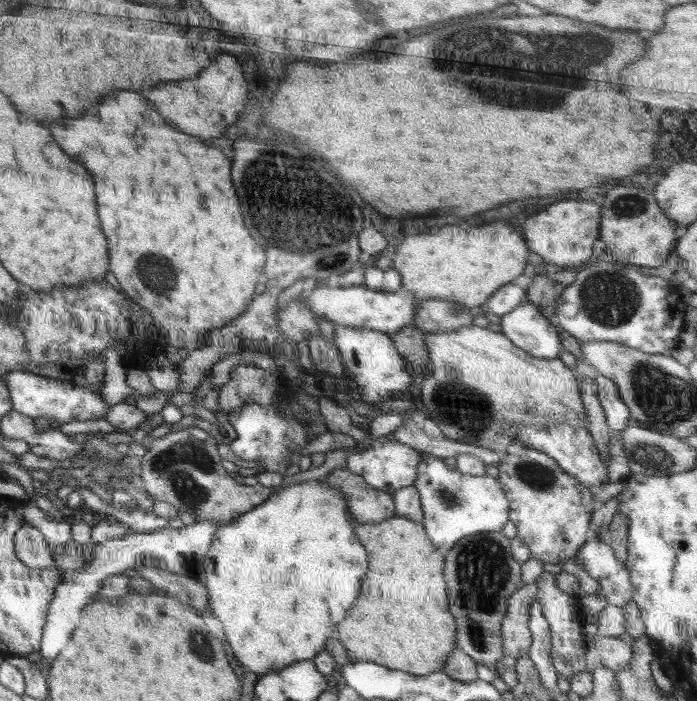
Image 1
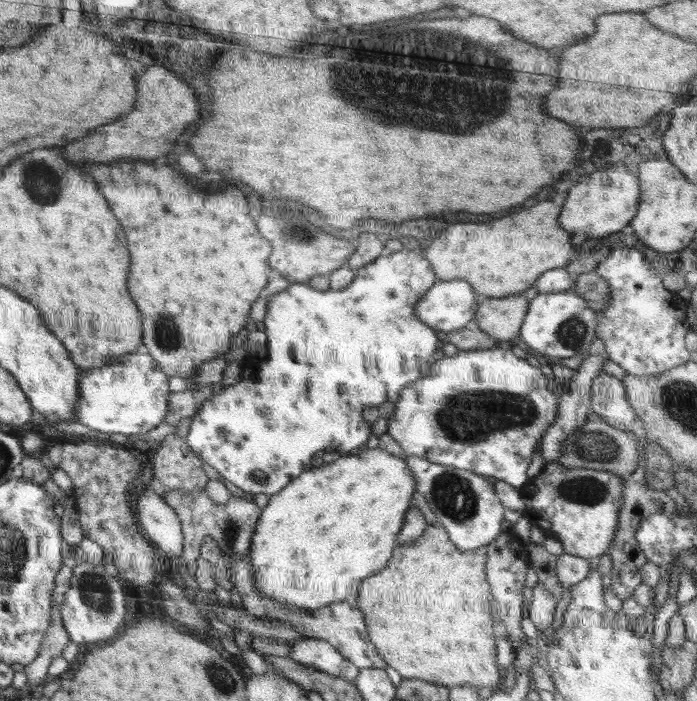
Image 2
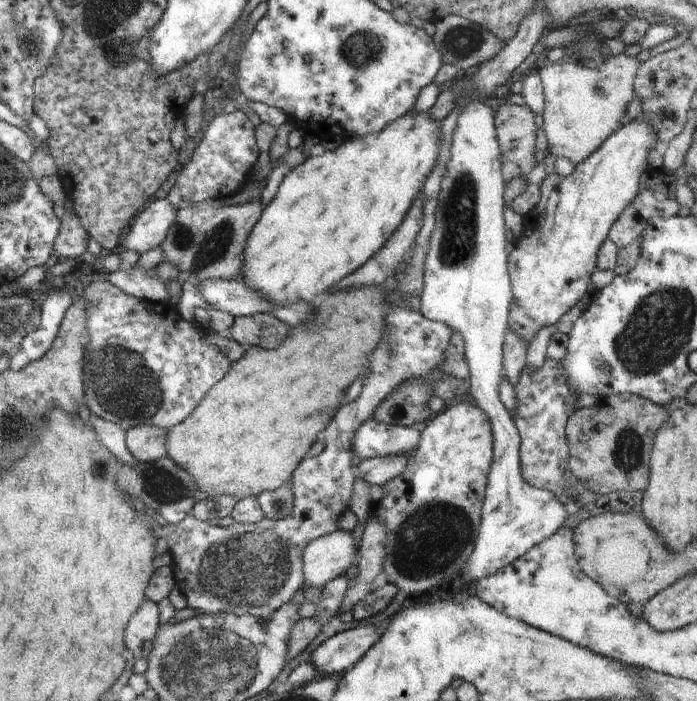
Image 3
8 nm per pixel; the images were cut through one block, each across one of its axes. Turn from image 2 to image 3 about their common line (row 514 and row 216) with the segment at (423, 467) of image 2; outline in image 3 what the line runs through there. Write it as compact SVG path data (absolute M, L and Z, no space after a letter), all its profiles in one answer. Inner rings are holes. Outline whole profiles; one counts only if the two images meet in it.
M472 100L456 118L450 160L440 180L434 228L424 262L421 307L417 307L426 319L446 324L452 332L460 332L470 372L468 392L488 418L492 430L493 460L478 537L462 573L464 582L470 583L515 562L530 548L553 536L568 516L566 506L550 490L534 488L522 478L520 436L510 410L500 401L500 384L505 375L502 350L508 334L513 293L507 270L510 244L504 219L505 181L494 116L492 108L480 100Z

